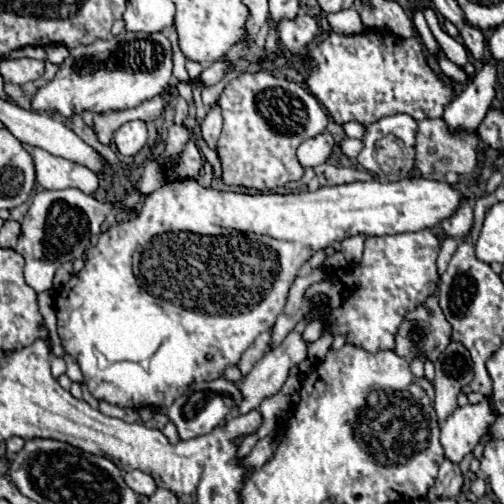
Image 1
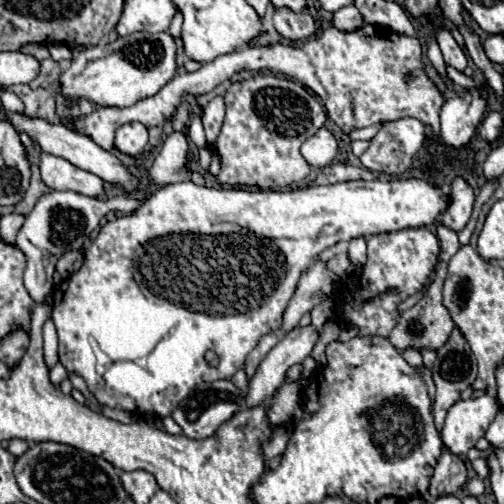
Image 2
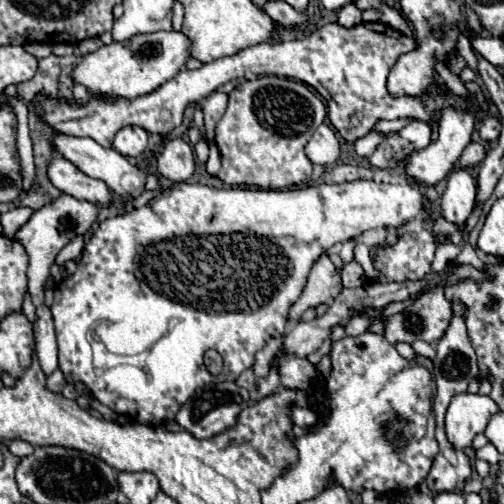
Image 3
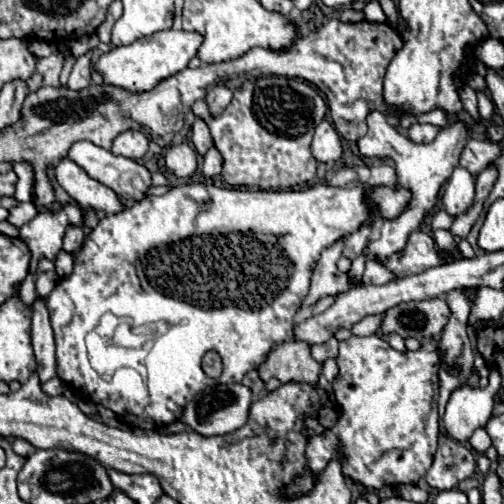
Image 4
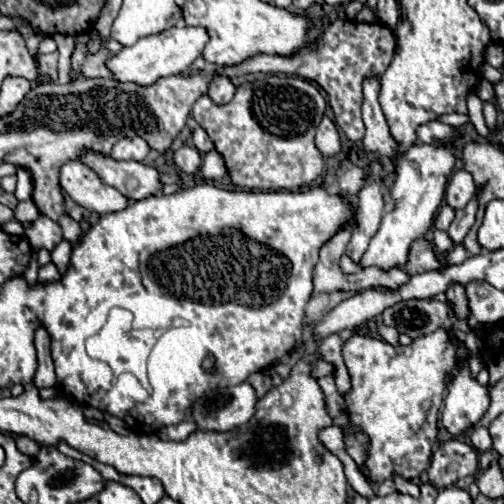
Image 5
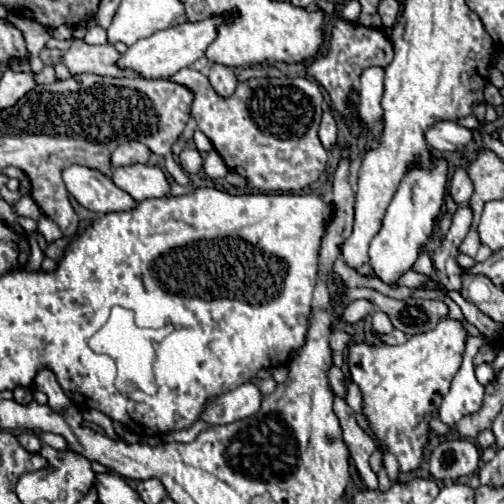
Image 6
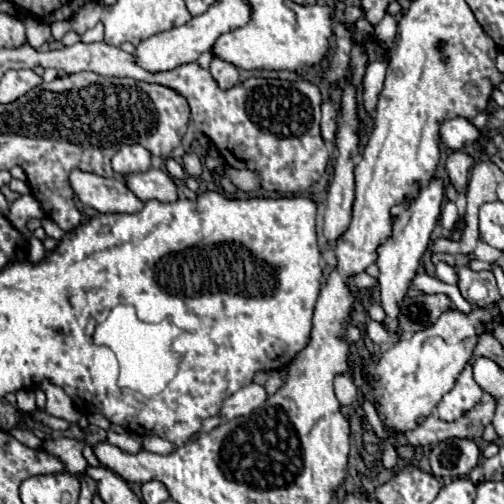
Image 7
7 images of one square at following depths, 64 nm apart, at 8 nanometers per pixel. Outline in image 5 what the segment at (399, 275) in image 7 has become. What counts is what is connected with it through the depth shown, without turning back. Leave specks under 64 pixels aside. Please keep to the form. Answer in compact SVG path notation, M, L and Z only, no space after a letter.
M416 144L416 148L410 148L404 156L400 156L400 164L396 164L398 170L392 188L392 202L382 216L380 230L370 240L364 260L360 262L362 268L376 266L382 270L392 270L392 268L402 268L408 262L412 242L416 238L422 238L430 230L436 218L436 212L440 208L448 184L446 174L452 174L454 162L456 162L454 146Z

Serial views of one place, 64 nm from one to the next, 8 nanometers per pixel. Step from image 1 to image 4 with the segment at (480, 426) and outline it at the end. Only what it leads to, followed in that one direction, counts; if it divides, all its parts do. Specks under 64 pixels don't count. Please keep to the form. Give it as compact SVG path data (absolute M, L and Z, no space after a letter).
M490 368L490 382L486 388L474 388L468 382L464 382L450 394L442 418L448 436L452 436L458 442L466 442L476 428L484 426L490 420L494 394L500 388L500 382L500 372L496 368Z

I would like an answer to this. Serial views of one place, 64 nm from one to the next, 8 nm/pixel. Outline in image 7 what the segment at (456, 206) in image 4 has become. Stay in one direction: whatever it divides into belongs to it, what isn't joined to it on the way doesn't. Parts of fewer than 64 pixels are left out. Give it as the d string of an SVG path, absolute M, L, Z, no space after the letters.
M450 152L446 158L446 172L450 182L456 186L458 194L466 192L466 184L468 184L468 172L474 164L474 158L466 152Z

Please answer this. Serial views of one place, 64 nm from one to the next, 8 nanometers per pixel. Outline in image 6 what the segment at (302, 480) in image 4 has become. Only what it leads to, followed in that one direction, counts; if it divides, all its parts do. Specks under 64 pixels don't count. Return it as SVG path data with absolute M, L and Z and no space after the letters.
M446 316L434 330L416 334L402 346L350 346L350 378L362 390L364 414L368 416L380 446L390 448L398 458L402 472L412 472L422 462L422 450L428 440L428 420L432 410L438 410L442 396L448 392L450 382L462 364L468 338L470 334L464 324Z

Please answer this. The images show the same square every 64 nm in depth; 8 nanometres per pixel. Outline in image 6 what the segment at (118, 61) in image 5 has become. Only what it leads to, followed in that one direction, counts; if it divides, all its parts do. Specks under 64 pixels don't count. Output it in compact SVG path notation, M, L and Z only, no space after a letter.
M224 12L220 16L210 16L210 18L204 18L198 22L186 22L180 26L160 30L160 32L152 34L150 38L138 40L134 46L130 46L118 64L122 68L132 68L142 78L168 78L168 76L172 76L172 72L192 66L198 58L202 58L206 48L210 46L210 42L216 38L218 28L226 22L232 22L234 18L238 18L238 12Z

